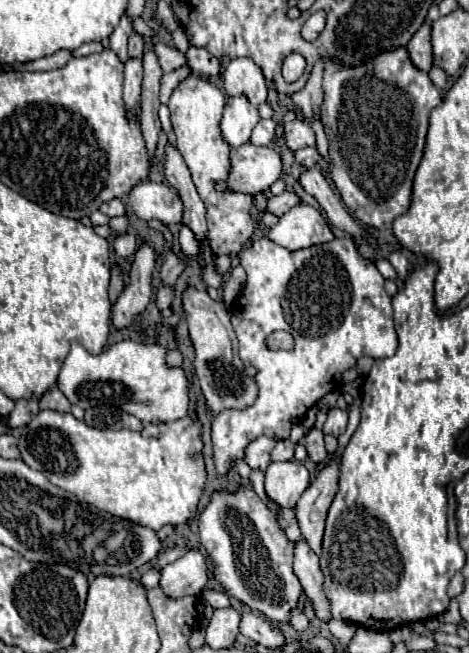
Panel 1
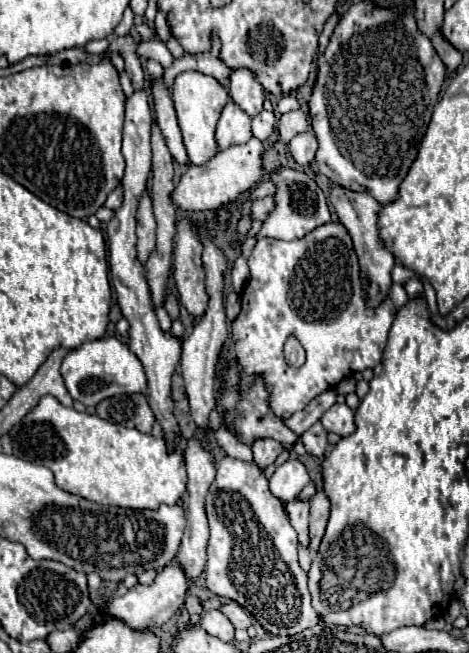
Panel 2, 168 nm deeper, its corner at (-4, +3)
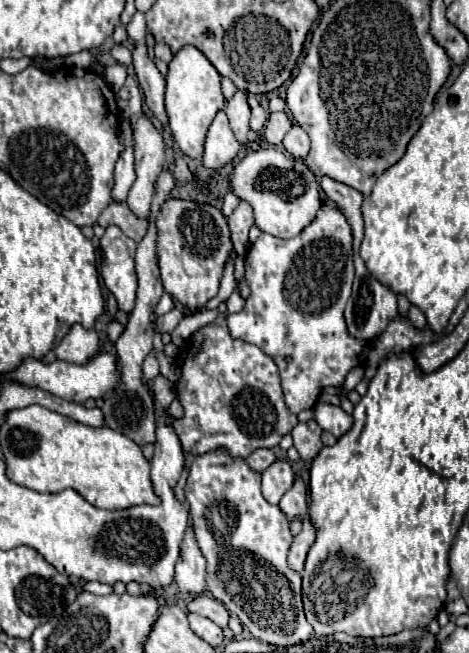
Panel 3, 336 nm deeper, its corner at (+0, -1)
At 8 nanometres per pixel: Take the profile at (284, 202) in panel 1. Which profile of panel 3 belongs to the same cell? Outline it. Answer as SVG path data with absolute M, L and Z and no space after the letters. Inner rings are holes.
M240 202L238 208L228 218L230 232L232 232L232 244L238 256L244 256L250 245L248 241L248 230L254 226L254 210L248 202Z

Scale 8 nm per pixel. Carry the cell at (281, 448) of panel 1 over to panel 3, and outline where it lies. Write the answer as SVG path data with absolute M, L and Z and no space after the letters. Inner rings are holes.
M256 450L256 452L252 452L252 454L246 458L248 466L250 466L252 470L256 470L256 472L264 472L274 460L276 460L276 456L274 456L272 450Z

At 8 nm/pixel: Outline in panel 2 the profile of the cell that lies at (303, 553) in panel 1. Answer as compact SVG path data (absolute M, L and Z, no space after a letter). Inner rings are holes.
M292 500L292 502L286 502L286 512L288 512L288 518L294 526L294 530L298 532L298 540L300 544L308 546L310 538L308 538L308 514L310 514L310 504L308 500Z

